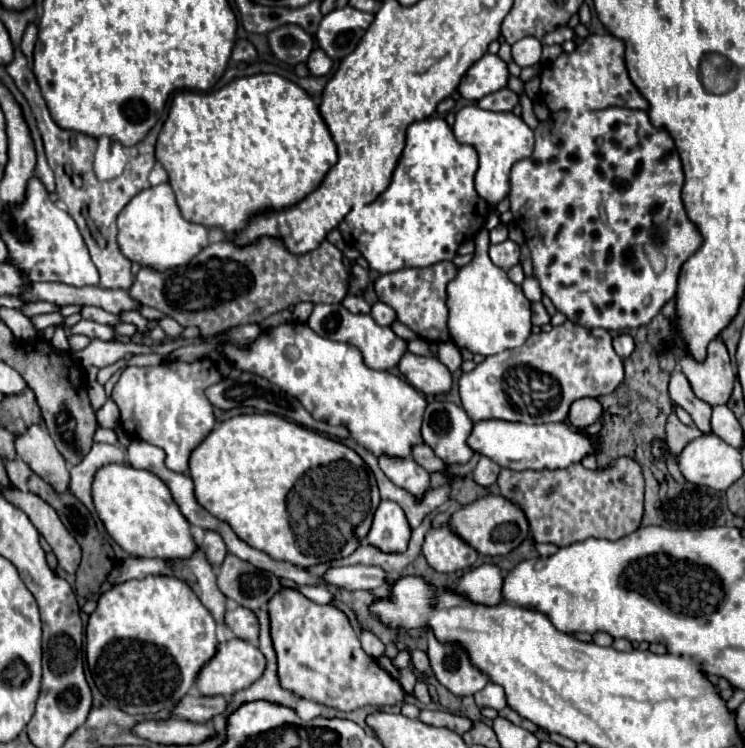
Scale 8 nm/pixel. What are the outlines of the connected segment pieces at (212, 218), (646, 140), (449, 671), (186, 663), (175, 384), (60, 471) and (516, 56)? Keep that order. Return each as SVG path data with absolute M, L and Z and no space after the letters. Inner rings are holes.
M256 74L236 78L216 92L178 92L156 142L156 160L168 172L178 208L188 222L236 234L256 214L284 210L304 200L320 186L338 156L330 130L308 92L278 74Z
M618 106L584 112L582 116L576 116L572 120L564 118L562 126L564 126L562 130L554 132L556 124L552 126L552 114L548 120L540 122L538 128L534 130L536 146L534 146L532 156L516 162L512 166L512 172L510 172L510 184L512 184L510 194L508 194L510 196L510 210L512 210L518 226L524 232L526 246L530 248L534 278L540 282L542 294L548 296L552 300L552 304L556 306L556 310L562 312L574 324L580 324L584 328L606 328L606 330L626 330L626 328L646 326L662 310L662 306L676 296L676 284L678 284L678 274L680 274L682 264L702 246L702 236L700 236L696 224L686 216L684 204L680 200L684 172L682 172L682 162L680 162L678 150L674 146L674 140L668 134L668 130L652 126L648 120L648 114L644 110L630 110L630 108L618 108ZM654 230L660 230L660 234L662 234L660 250L666 256L666 268L662 274L654 274L654 270L646 258L646 252L644 252L644 246L652 244L650 238L652 238Z
M430 630L428 658L436 680L456 696L472 696L490 682L490 678L470 662L470 656L462 646L438 642Z
M146 576L142 580L128 580L128 582L112 586L108 592L104 592L100 596L98 608L90 614L90 620L88 620L88 626L86 626L86 662L88 662L88 668L92 672L94 684L112 706L120 708L126 714L140 714L140 716L158 714L158 712L168 710L174 704L178 704L188 694L188 690L196 684L200 670L216 654L216 648L218 648L218 638L216 638L216 622L214 622L212 614L204 608L204 604L200 604L198 596L188 588L188 584L184 584L182 580L178 580L174 576Z
M210 358L196 362L166 360L158 366L126 366L110 398L120 410L120 428L130 438L160 446L166 452L166 466L174 472L186 472L192 450L200 446L216 422L204 390L220 380L222 374Z
M32 424L26 434L16 436L16 452L18 458L24 460L30 470L48 482L56 492L68 492L70 472L66 462L40 424Z
M526 36L524 40L518 40L516 44L512 44L512 60L520 68L538 64L540 62L540 54L542 54L542 44L534 36Z

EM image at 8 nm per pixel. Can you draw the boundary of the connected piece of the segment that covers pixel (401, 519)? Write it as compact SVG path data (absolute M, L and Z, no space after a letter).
M384 500L380 502L374 514L374 522L366 542L378 548L380 552L398 554L398 552L406 552L410 534L412 534L412 528L404 516L404 510L396 502Z

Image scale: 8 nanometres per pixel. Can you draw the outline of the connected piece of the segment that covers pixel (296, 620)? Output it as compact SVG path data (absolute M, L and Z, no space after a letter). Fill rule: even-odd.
M286 588L268 602L272 642L278 656L280 684L300 698L350 712L362 706L396 706L406 692L400 682L384 672L376 658L368 656L348 616L332 604L316 604L298 590Z

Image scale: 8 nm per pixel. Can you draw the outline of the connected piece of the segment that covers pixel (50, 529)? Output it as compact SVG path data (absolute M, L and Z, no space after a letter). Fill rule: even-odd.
M2 488L2 492L30 518L36 530L46 538L58 558L58 566L68 574L74 574L80 564L80 546L64 528L62 520L56 516L56 510L50 504L44 504L44 500L40 500L38 496L20 492L18 488Z

